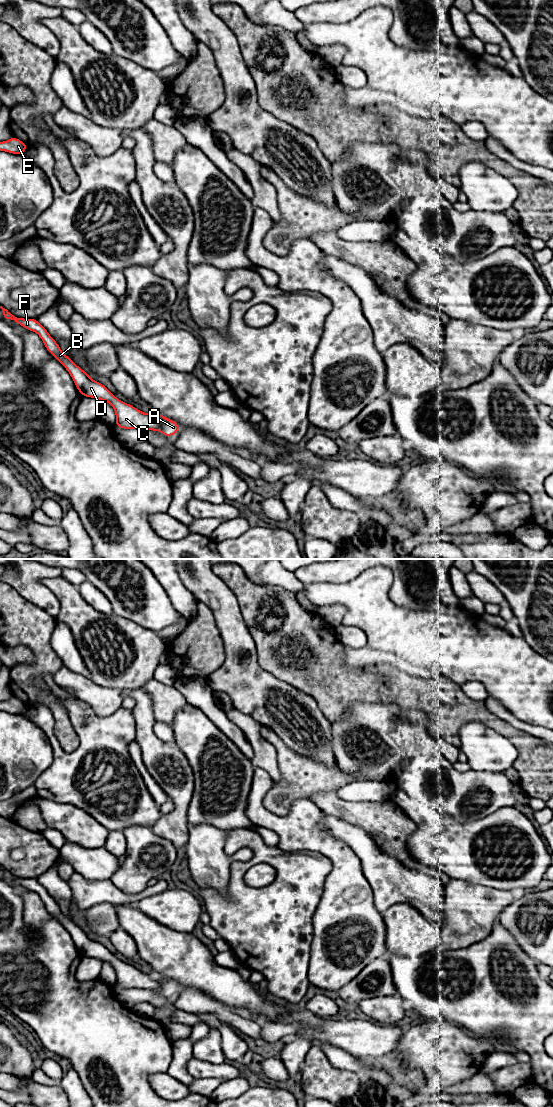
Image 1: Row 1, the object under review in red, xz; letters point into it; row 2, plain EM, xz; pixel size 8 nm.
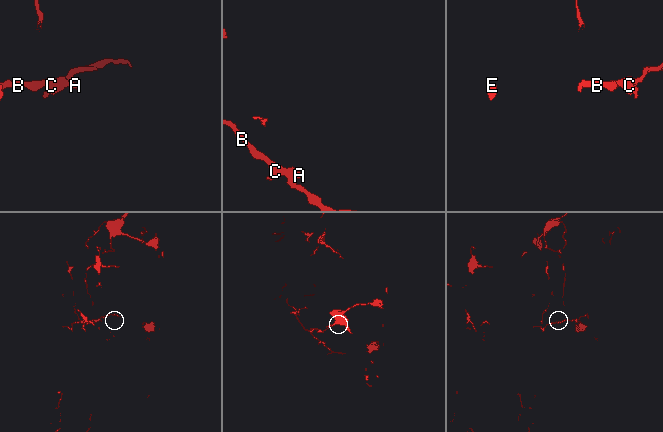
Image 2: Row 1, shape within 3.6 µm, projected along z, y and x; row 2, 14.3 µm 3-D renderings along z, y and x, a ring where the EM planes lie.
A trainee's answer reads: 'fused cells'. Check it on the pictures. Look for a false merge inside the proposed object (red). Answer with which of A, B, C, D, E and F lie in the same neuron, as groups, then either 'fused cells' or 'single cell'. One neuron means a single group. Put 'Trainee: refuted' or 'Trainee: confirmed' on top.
Trainee: confirmed
A E / B C D F; fused cells

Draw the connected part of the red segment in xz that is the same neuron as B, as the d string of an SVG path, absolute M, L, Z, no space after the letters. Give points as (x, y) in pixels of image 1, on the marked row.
M0 306L6 319L23 326L26 330L36 332L45 344L47 351L52 354L69 372L75 386L83 397L97 398L112 405L116 414L115 426L122 429L136 428L139 430L160 431L160 424L148 414L143 413L134 406L122 402L114 396L103 384L94 381L90 375L78 367L69 356L65 356L60 346L50 336L48 331L36 320L14 316L10 311Z

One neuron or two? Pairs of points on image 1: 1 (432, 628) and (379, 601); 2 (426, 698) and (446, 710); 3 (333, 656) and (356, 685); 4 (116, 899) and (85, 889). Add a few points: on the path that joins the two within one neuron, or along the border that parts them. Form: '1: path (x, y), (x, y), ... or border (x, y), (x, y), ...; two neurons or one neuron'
1: path (419, 628), (406, 628), (392, 614); one neuron
2: border (437, 699), (441, 703); two neurons
3: path (334, 663), (349, 678); one neuron
4: path (108, 892), (93, 892); one neuron

